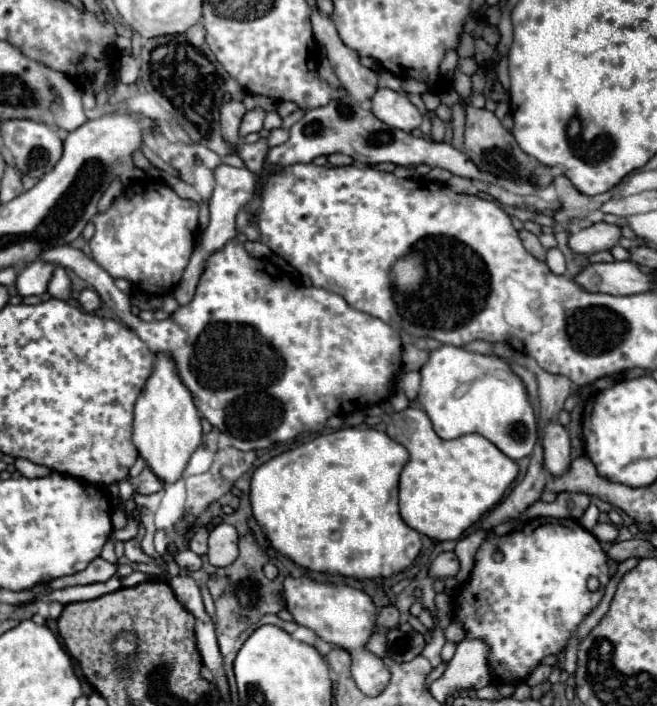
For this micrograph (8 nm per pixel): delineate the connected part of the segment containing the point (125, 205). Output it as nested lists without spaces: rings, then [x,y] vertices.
[[[137,179],[111,201],[111,207],[93,217],[95,235],[89,241],[91,257],[113,279],[127,279],[145,293],[157,295],[171,291],[195,247],[199,205],[191,199],[181,199],[161,179]]]

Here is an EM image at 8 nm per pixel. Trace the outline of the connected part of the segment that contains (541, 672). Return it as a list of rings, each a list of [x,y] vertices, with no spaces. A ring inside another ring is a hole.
[[[541,664],[535,670],[533,670],[525,680],[525,683],[530,687],[538,685],[543,681],[548,680],[548,677],[551,673],[551,666]]]

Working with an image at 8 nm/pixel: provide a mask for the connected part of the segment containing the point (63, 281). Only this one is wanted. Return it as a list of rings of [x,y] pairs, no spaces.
[[[55,265],[53,277],[49,281],[49,295],[55,297],[55,299],[63,299],[63,301],[67,301],[71,297],[71,281],[69,281],[69,275],[59,265]]]

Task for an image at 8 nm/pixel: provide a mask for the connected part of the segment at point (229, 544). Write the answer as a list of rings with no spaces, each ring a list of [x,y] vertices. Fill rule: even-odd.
[[[221,523],[211,531],[207,557],[215,567],[227,567],[237,559],[237,531],[233,525]]]

